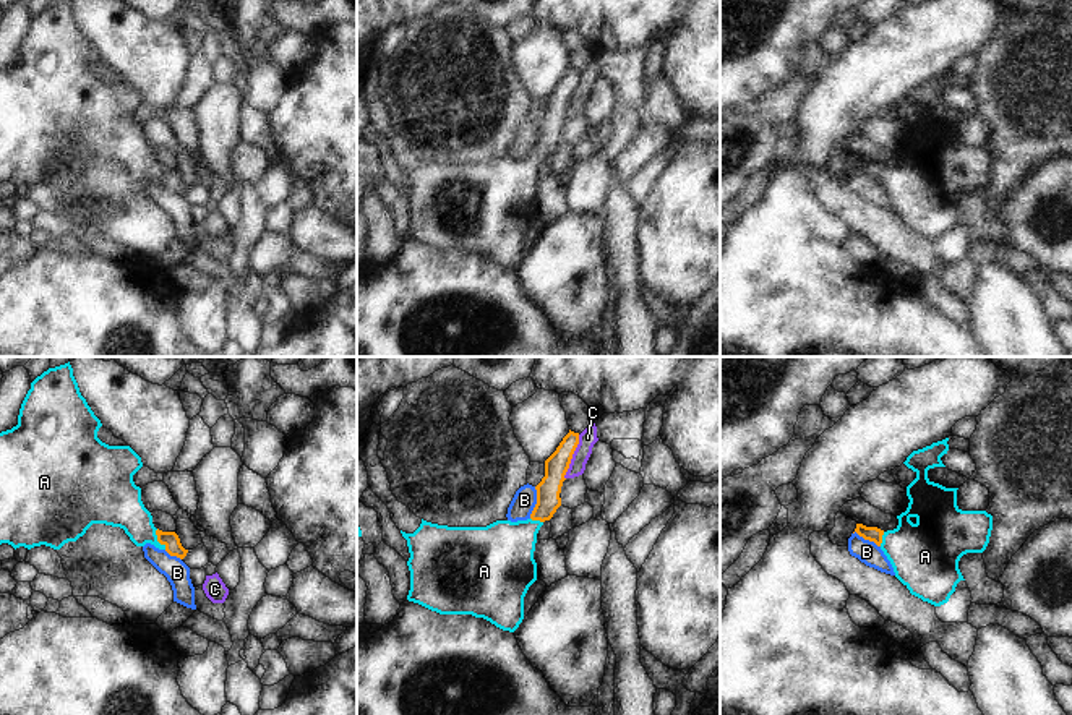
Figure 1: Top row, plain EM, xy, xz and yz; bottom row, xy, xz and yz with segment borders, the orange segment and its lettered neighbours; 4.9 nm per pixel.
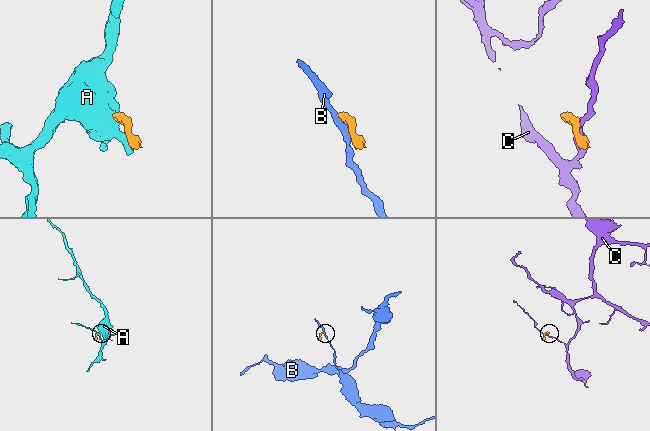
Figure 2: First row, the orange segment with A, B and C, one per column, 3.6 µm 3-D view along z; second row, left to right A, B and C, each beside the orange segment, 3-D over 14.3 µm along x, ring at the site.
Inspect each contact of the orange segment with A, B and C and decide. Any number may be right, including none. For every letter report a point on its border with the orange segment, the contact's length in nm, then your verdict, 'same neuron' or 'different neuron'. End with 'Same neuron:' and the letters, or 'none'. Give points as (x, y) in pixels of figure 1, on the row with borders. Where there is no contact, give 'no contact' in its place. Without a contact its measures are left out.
A: meets orange in xy at (158, 539); contact 120 nm long; same neuron
B: meets orange in xz at (537, 503); contact 160 nm long; different neuron
C: meets orange in xz at (571, 458); contact 240 nm long; different neuron
Same neuron: A

